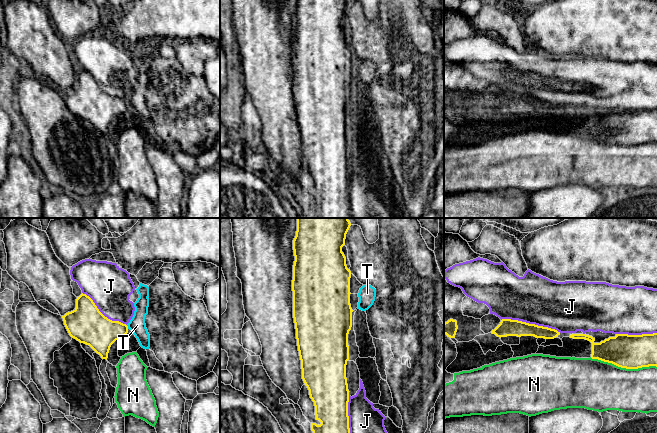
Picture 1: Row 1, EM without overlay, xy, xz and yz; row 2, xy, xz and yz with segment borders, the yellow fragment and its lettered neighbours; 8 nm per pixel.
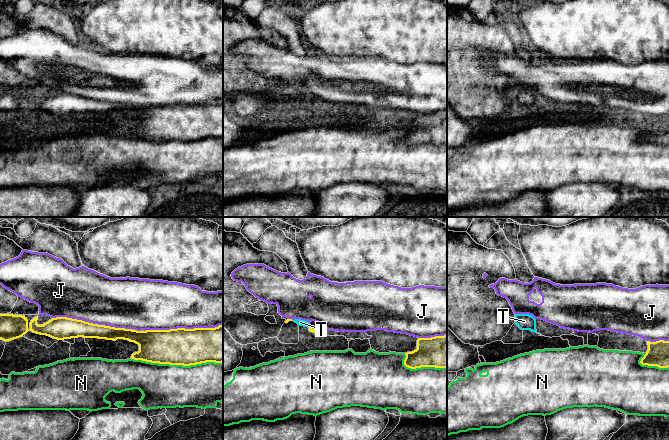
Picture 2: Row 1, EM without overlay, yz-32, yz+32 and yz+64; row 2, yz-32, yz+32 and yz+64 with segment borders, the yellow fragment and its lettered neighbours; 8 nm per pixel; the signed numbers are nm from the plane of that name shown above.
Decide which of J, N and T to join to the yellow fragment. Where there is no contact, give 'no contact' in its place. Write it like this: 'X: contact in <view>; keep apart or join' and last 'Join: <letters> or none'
J: contact in yz; keep apart
N: contact in yz; keep apart
T: contact in xy; keep apart
Join: none

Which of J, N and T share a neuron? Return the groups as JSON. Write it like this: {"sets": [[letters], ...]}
{"sets": [["J"], ["N"], ["T"]]}

